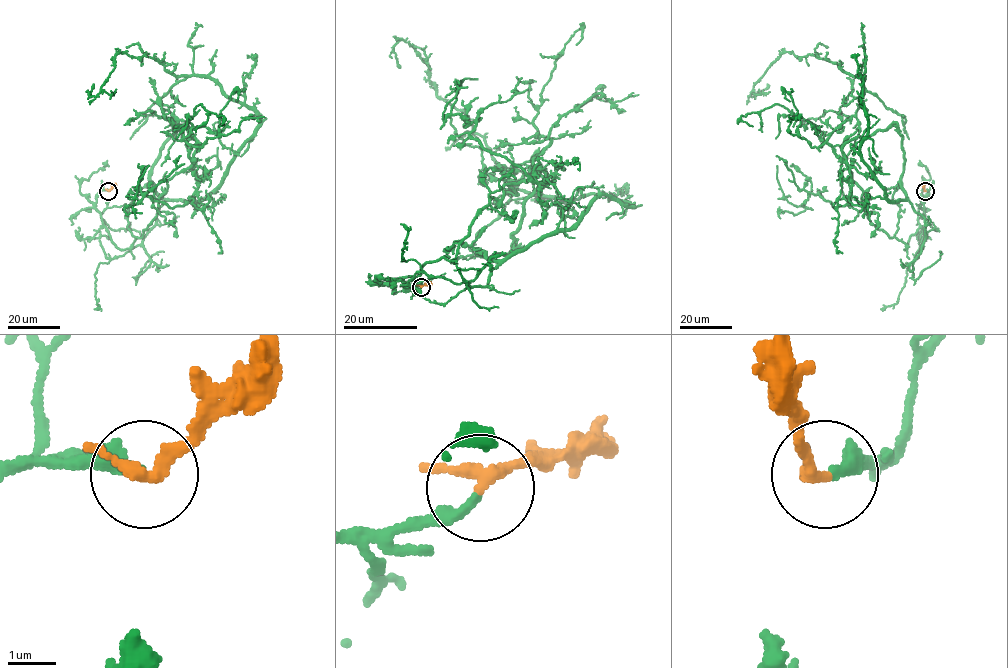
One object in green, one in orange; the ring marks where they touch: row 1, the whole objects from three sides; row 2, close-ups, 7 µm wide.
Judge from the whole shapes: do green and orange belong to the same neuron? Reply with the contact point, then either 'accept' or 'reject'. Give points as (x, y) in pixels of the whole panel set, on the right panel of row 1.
(925, 191) | accept

